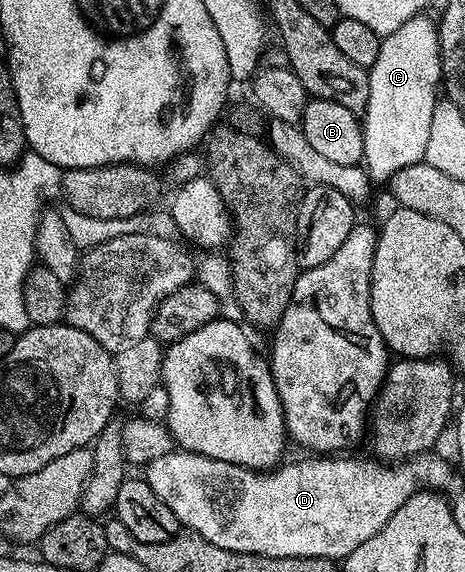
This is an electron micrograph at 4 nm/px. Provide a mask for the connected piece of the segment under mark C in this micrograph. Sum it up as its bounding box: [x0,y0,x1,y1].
[362,16,442,183]

